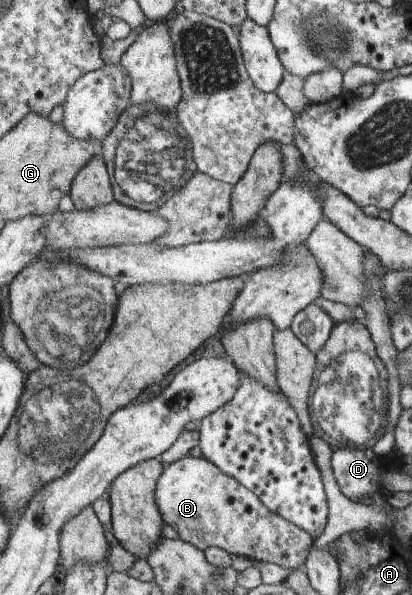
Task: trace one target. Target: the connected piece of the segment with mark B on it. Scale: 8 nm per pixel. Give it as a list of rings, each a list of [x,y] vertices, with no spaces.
[[[190,455],[165,467],[155,490],[156,502],[164,522],[170,525],[179,538],[196,545],[206,552],[210,547],[220,547],[230,554],[241,554],[253,561],[266,561],[284,568],[297,569],[306,564],[314,537],[300,525],[272,512],[255,492],[248,490],[239,480],[224,474],[224,471],[206,457]]]

